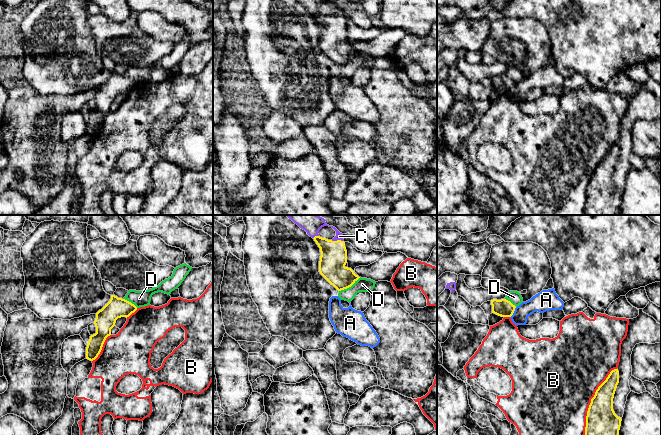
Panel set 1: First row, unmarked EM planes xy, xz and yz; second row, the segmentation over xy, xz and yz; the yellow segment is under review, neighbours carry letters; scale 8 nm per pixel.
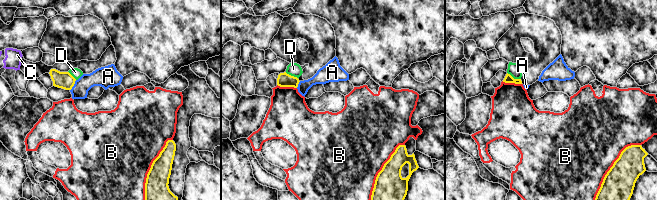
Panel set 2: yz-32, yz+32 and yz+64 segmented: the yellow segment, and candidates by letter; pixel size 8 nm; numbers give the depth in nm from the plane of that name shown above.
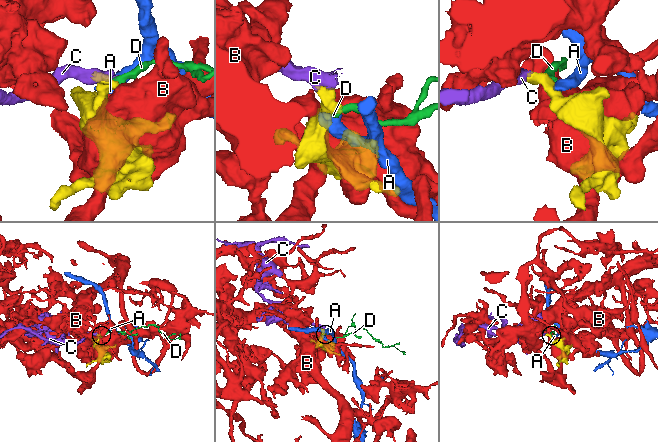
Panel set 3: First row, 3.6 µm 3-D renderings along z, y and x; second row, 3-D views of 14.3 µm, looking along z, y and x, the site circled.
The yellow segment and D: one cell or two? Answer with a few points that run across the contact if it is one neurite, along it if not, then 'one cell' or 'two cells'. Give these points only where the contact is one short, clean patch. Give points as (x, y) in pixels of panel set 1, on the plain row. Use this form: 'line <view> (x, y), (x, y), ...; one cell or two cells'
line xz (360, 53), (350, 62), (339, 67); two cells

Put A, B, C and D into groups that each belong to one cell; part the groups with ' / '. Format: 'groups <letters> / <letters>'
groups A / B / C / D

